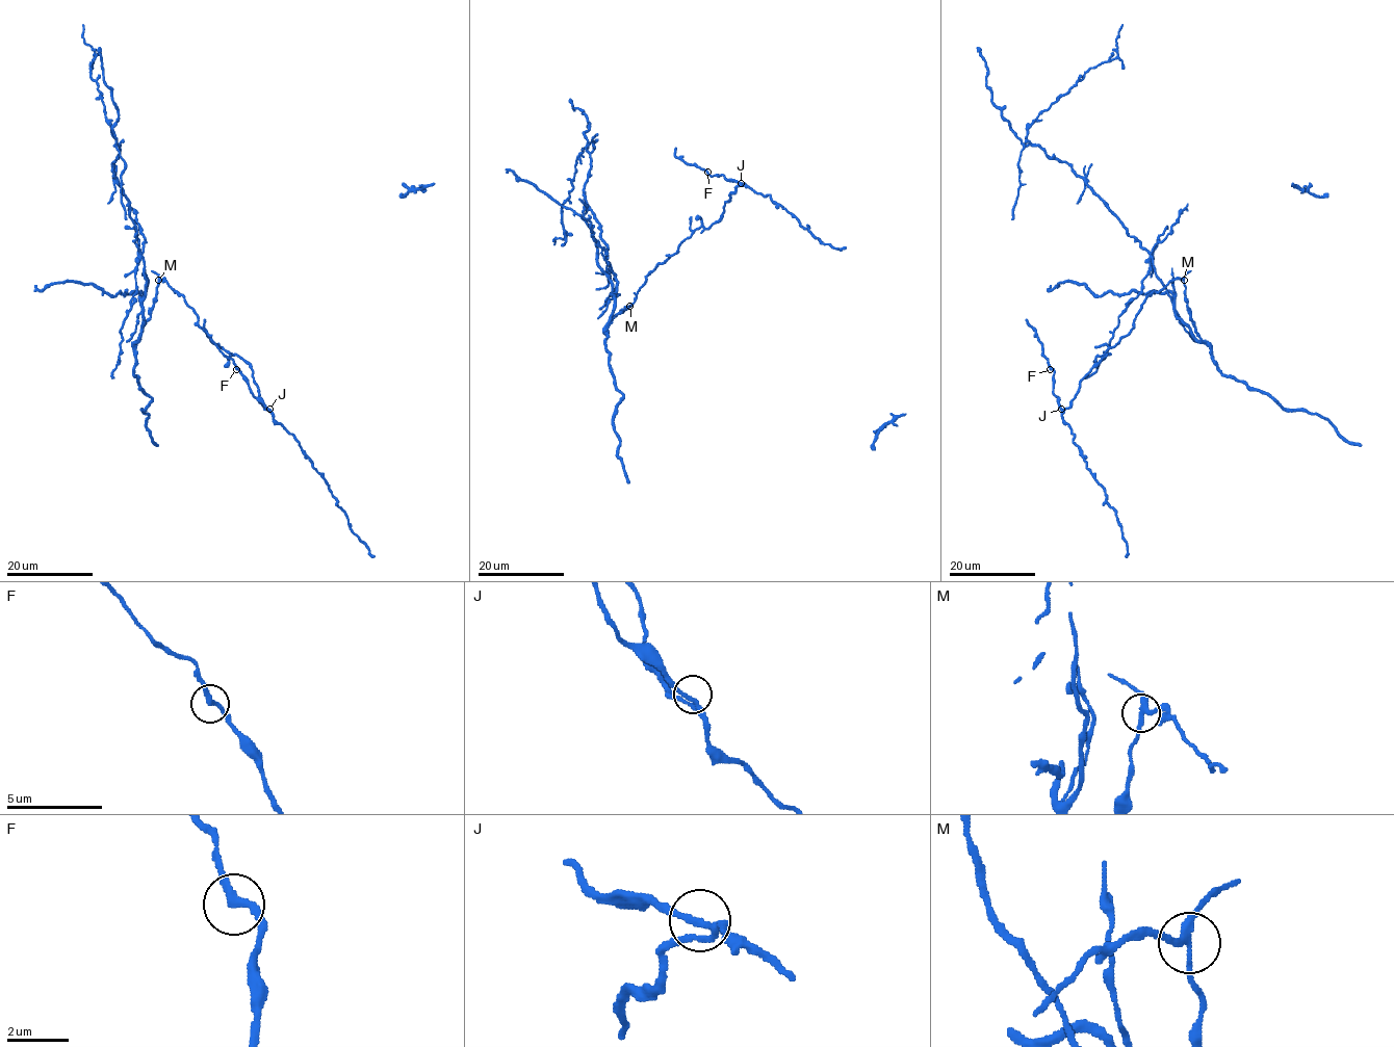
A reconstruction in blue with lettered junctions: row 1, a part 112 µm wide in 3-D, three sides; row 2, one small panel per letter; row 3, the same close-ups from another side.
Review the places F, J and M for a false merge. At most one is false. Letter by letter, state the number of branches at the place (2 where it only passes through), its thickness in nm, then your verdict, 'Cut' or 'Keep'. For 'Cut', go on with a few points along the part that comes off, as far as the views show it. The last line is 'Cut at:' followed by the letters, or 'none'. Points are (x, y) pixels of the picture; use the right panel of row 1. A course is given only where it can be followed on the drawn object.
F: Branches: 2. Thickness 240 nm. Keep
J: Branches: 3. Thickness 160 nm. Keep
M: Branches: 3. Thickness 220 nm. Cut. Course of the part to remove: (1183, 280), (1198, 340), (1177, 316), (1150, 254), (1072, 167), (1026, 144), (1035, 119), (1117, 55), (1123, 24)
Cut at: M

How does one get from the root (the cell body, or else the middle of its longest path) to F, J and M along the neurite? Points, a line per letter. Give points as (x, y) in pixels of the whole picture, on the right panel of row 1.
F: (1194, 324), (1183, 281), (1171, 280), (1145, 297), (1134, 326), (1105, 352), (1063, 410), (1050, 369)
J: (1194, 324), (1182, 280), (1171, 280), (1153, 291), (1141, 305), (1134, 326), (1080, 382), (1072, 404), (1061, 409)
M: (1194, 324), (1183, 280)

